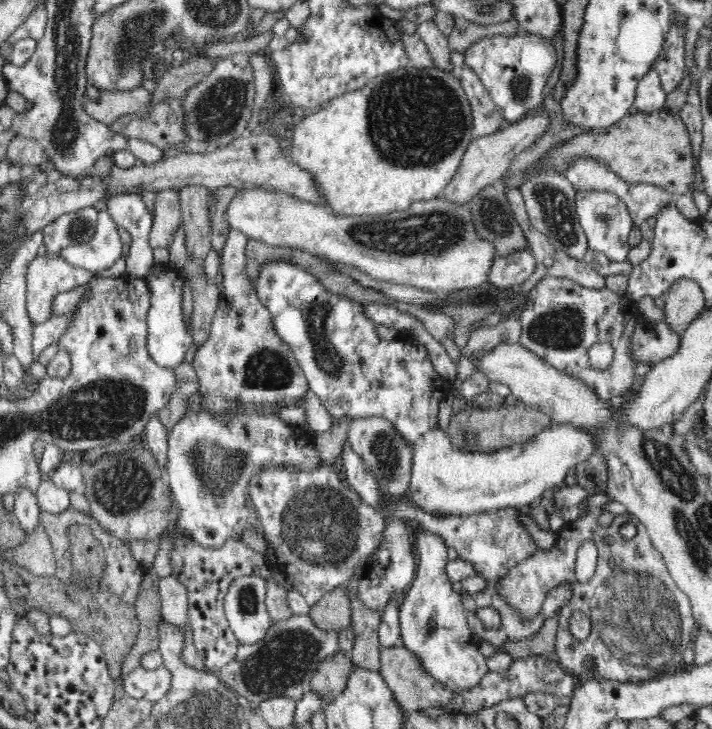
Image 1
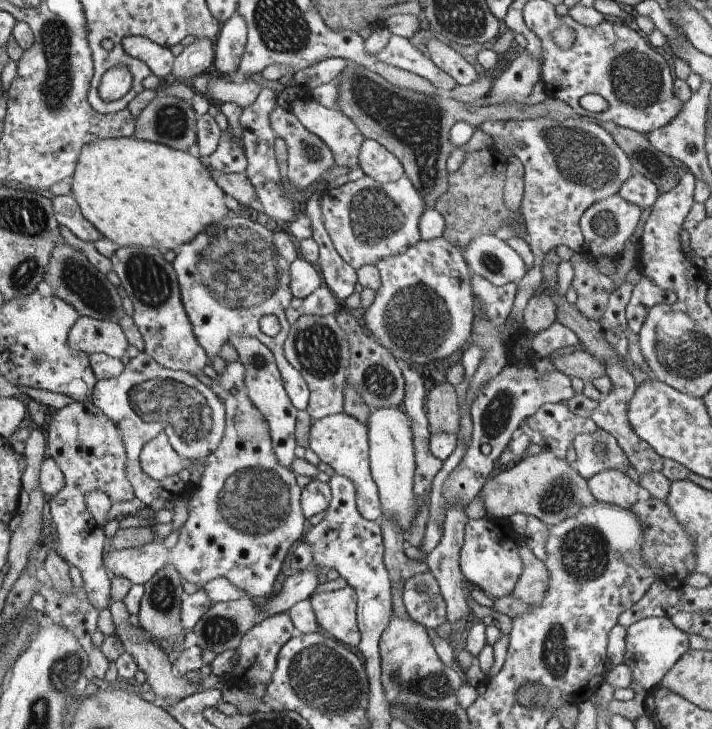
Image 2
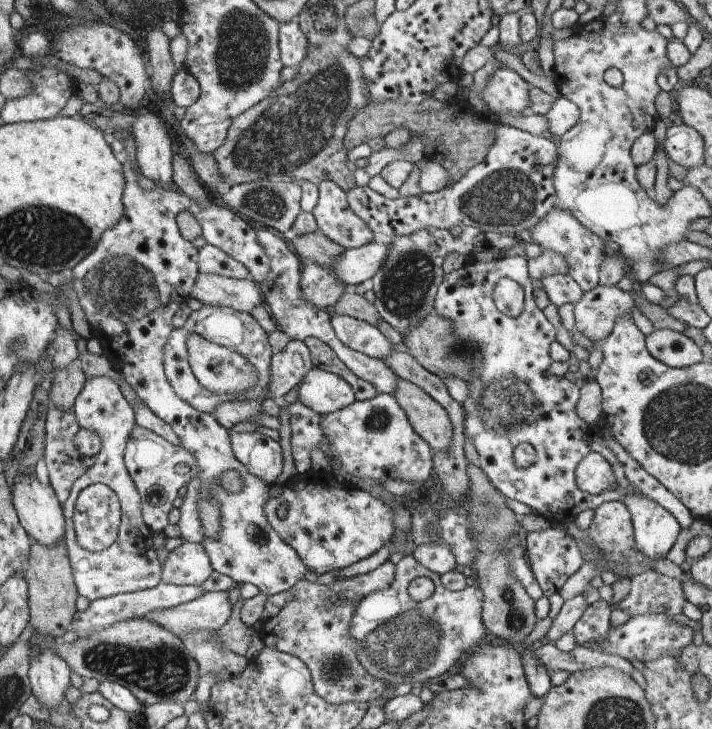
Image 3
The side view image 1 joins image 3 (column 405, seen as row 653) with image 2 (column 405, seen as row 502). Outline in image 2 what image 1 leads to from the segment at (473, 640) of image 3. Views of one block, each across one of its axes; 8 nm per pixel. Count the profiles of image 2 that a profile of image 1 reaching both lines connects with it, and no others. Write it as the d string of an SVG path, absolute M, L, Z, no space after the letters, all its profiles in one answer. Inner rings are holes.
M430 572L417 573L406 580L404 587L404 602L420 602L420 624L430 626L430 628L438 628L442 623L447 621L447 603L443 599L442 592L437 587L439 581ZM424 582L426 585L433 587L430 593L418 592L416 584ZM432 602L436 603L432 607Z

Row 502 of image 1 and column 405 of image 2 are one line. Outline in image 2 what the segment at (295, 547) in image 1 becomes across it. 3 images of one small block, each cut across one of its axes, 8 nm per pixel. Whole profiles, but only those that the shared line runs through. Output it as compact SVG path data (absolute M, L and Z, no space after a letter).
M446 236L429 241L421 240L403 255L381 259L375 266L380 272L381 286L375 292L374 302L364 312L364 324L367 324L371 335L387 348L396 360L408 367L422 366L434 360L448 358L456 350L461 350L466 340L470 340L475 324L470 268Z

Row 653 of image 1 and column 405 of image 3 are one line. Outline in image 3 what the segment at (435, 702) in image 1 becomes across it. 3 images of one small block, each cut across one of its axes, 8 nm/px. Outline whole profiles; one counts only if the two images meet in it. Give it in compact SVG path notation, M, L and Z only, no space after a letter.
M396 375L396 392L392 396L402 405L415 431L436 450L448 450L452 442L451 417L439 401L423 388Z

